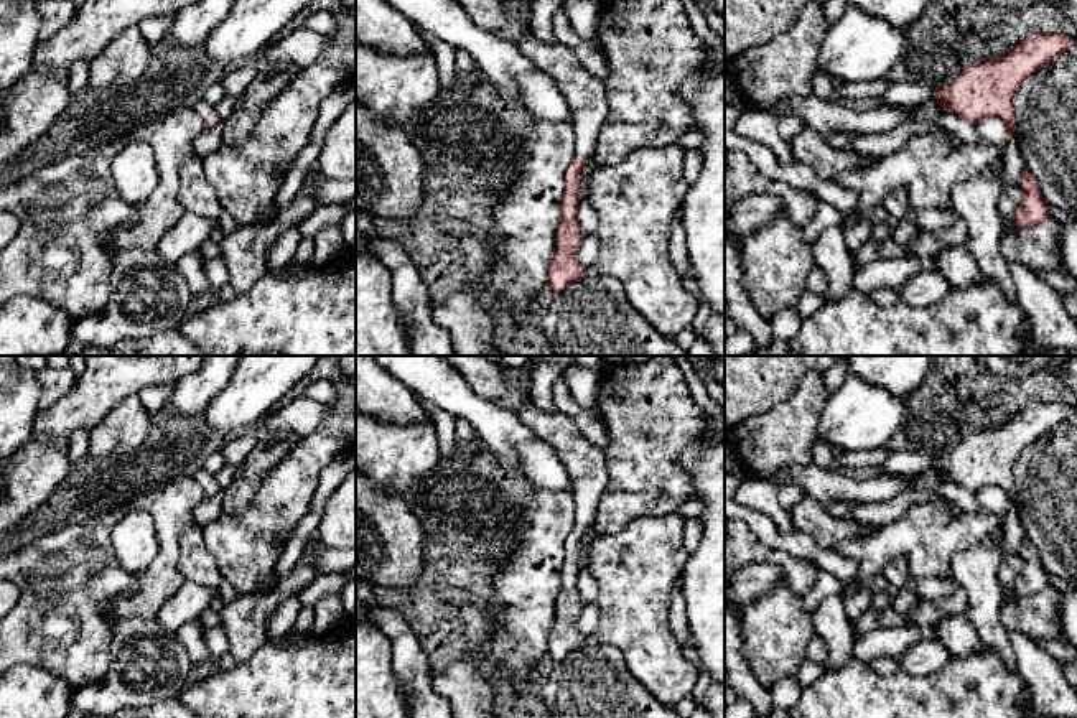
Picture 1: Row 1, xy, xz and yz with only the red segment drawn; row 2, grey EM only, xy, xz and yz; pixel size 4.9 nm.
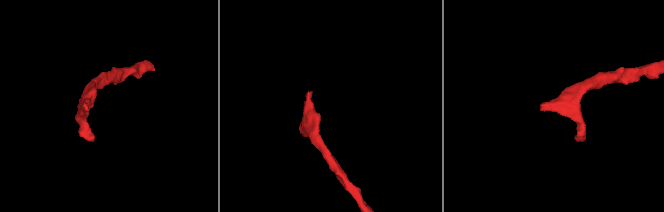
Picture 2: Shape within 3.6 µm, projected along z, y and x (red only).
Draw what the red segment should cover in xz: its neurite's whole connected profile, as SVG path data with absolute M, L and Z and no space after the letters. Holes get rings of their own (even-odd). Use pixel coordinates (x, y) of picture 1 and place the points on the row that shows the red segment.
M522 41L524 54L548 74L563 92L575 117L573 160L565 175L560 222L555 231L555 249L547 273L547 285L558 293L575 280L588 275L578 260L585 234L578 227L580 171L593 158L599 127L609 110L604 82L590 74L575 51L563 43Z

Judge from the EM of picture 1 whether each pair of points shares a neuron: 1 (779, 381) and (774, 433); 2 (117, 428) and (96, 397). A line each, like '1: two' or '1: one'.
1: two
2: two

